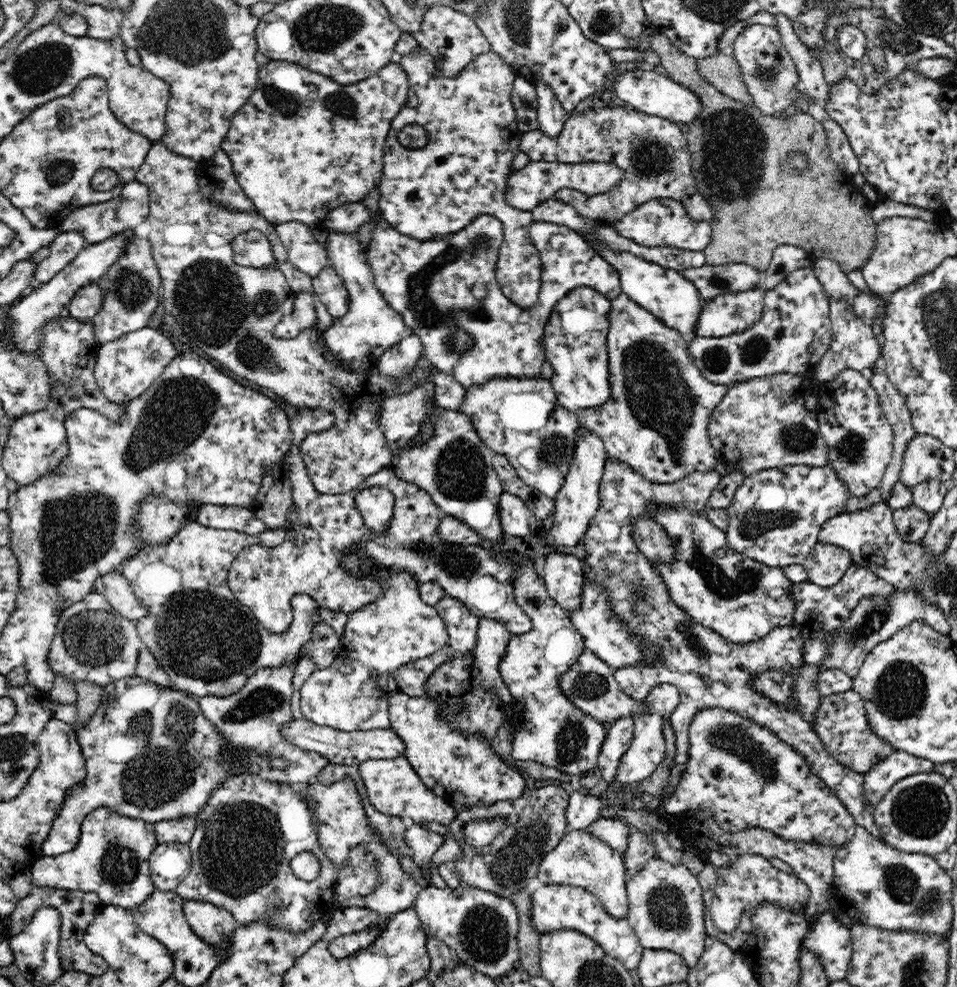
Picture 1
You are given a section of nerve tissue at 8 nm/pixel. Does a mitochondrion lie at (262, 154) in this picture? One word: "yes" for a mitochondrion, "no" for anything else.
no

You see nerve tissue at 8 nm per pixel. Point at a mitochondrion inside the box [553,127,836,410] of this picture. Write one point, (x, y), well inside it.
(750, 354)

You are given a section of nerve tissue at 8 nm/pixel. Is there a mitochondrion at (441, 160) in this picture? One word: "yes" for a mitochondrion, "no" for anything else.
no

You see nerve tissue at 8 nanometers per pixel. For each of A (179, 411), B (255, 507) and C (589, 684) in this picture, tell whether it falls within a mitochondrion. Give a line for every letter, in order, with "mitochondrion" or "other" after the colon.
A: mitochondrion
B: other
C: mitochondrion

